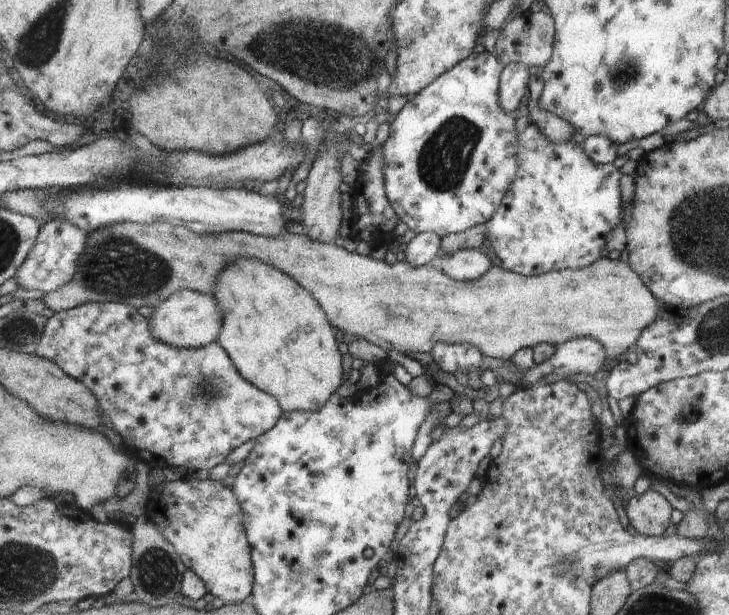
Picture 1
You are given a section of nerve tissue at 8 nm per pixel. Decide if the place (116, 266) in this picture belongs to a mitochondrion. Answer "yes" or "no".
yes

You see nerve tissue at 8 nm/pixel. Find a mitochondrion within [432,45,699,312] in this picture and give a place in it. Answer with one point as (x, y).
(626, 73)

